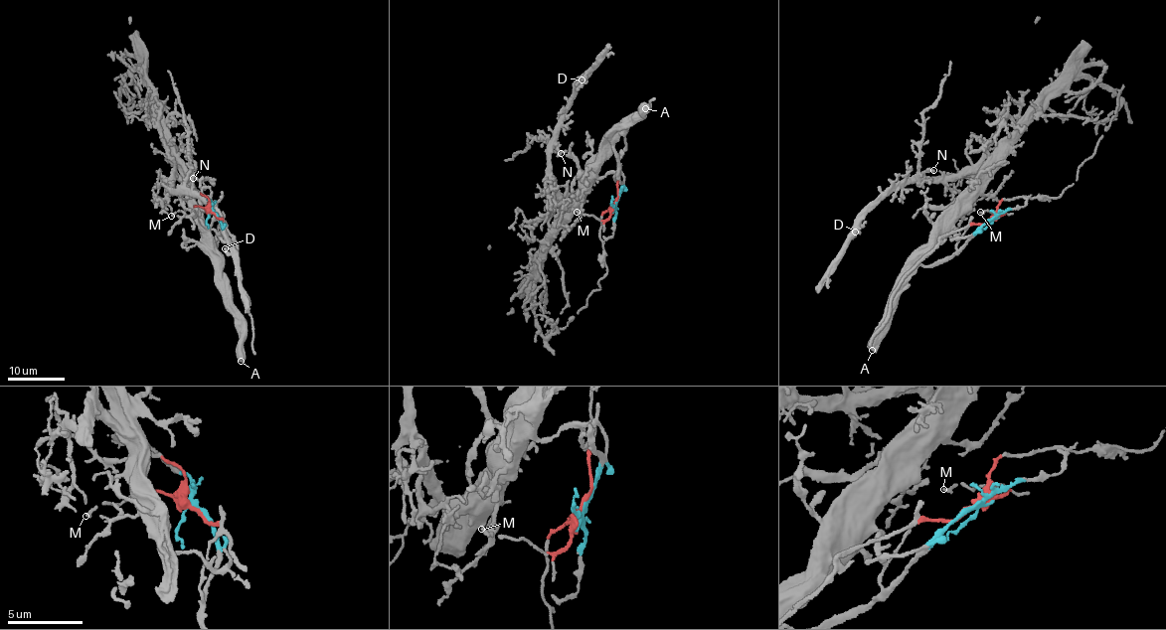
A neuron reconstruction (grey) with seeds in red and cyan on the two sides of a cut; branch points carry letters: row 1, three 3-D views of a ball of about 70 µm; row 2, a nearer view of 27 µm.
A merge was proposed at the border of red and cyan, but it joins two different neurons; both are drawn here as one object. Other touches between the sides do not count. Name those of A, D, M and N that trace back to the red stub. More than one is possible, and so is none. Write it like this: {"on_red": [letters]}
{"on_red": ["M"]}

